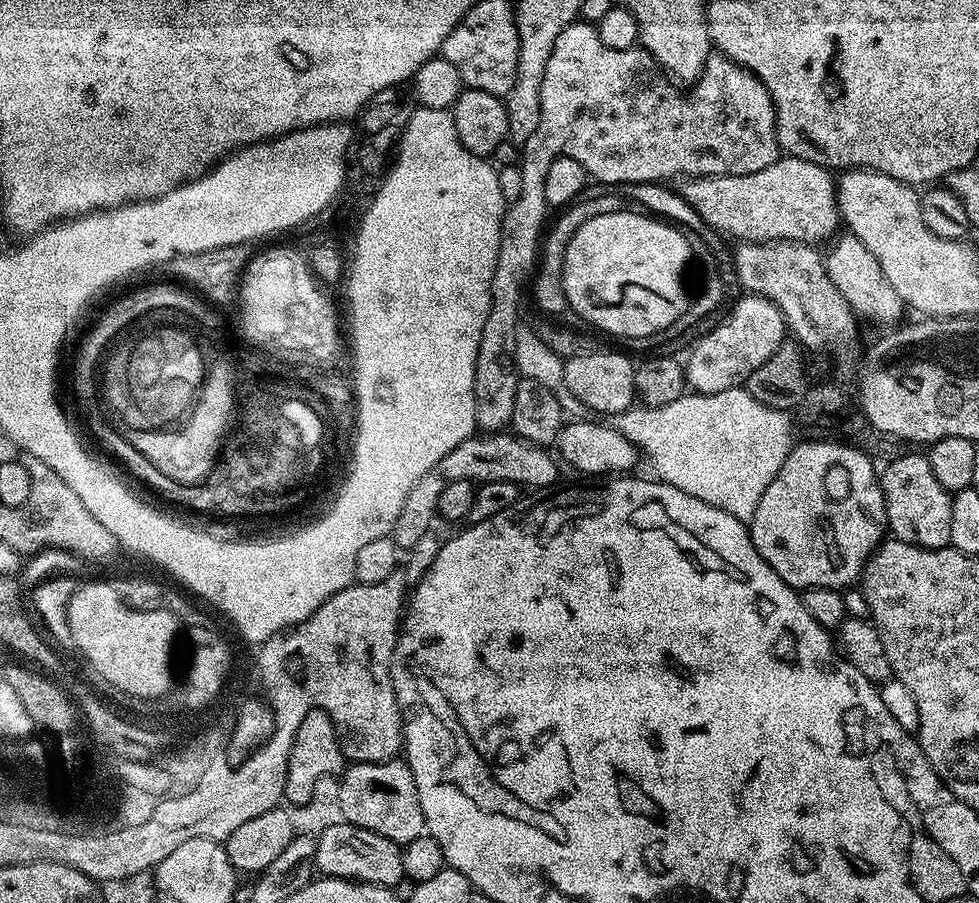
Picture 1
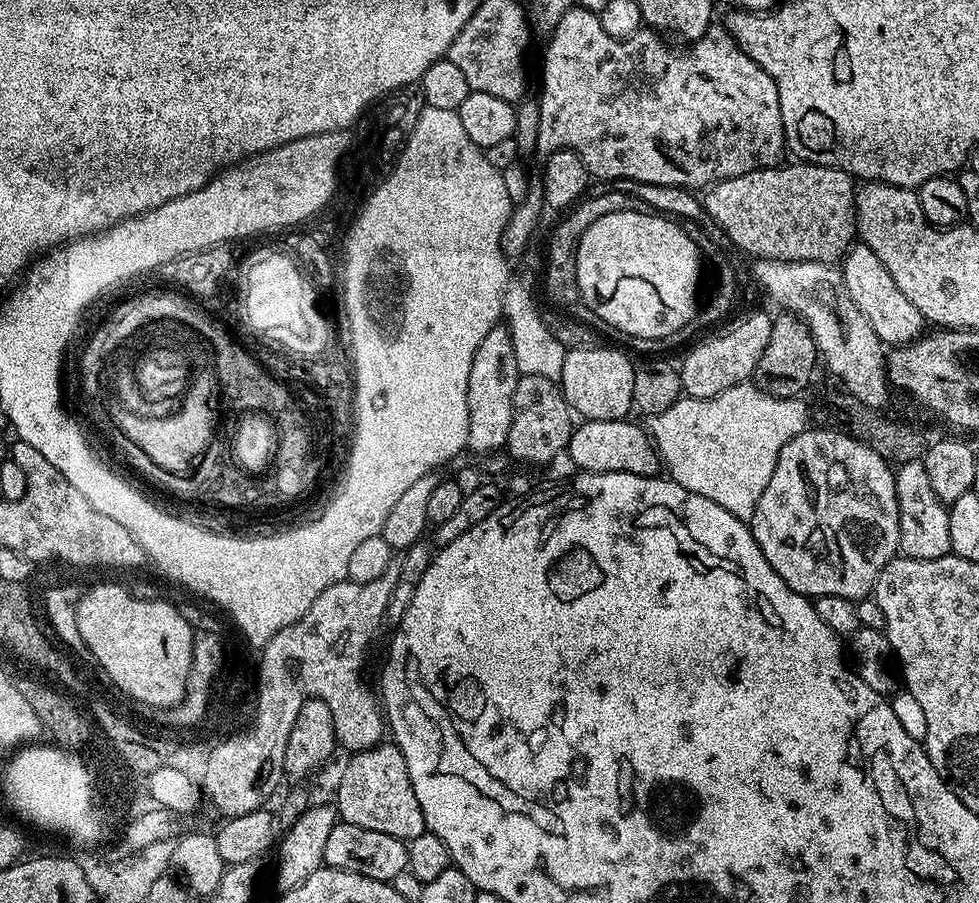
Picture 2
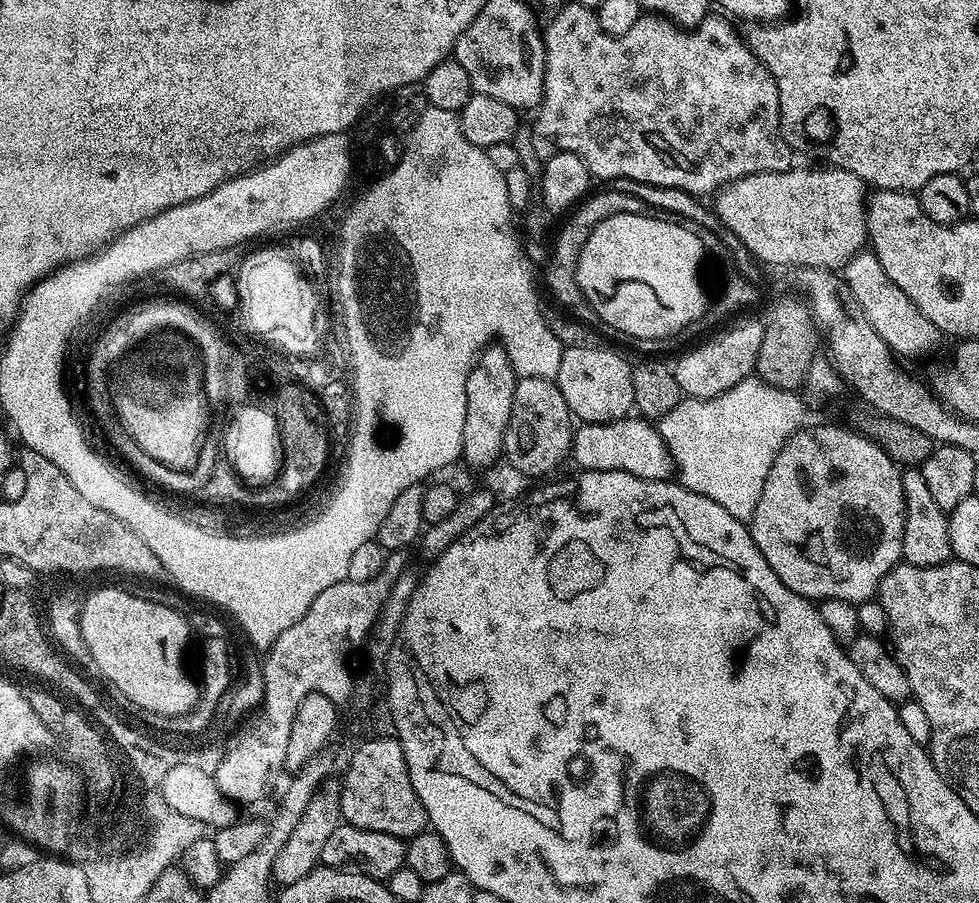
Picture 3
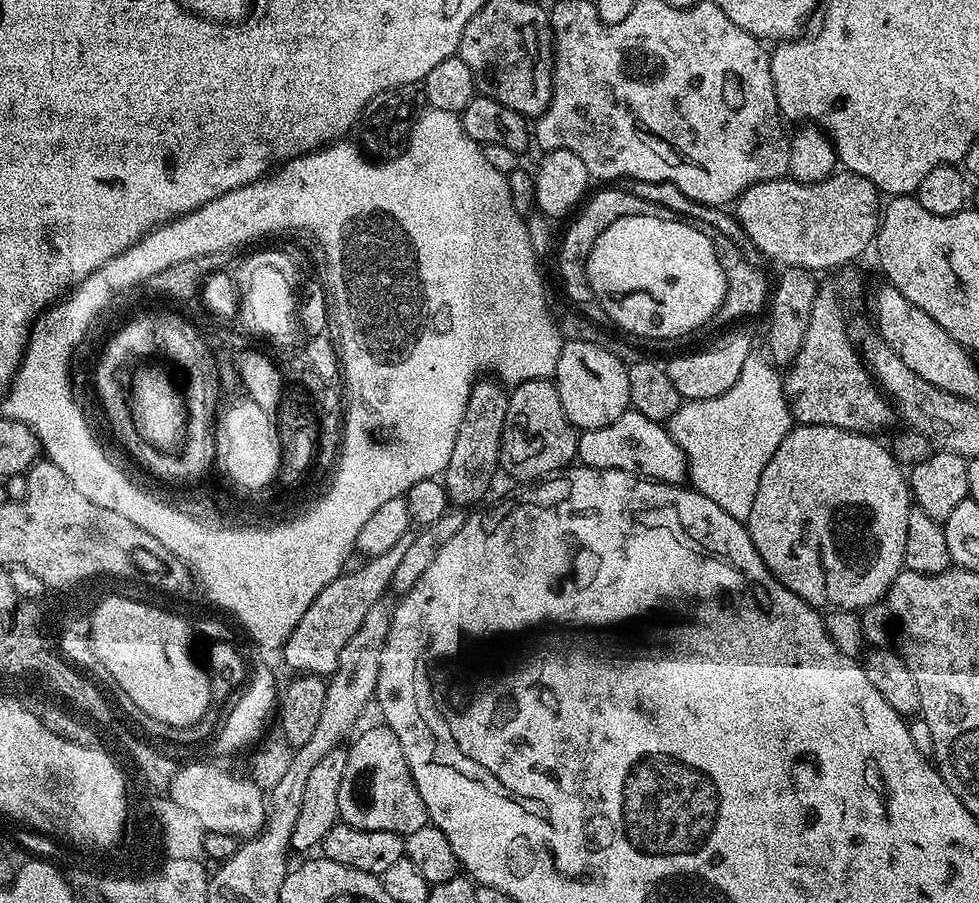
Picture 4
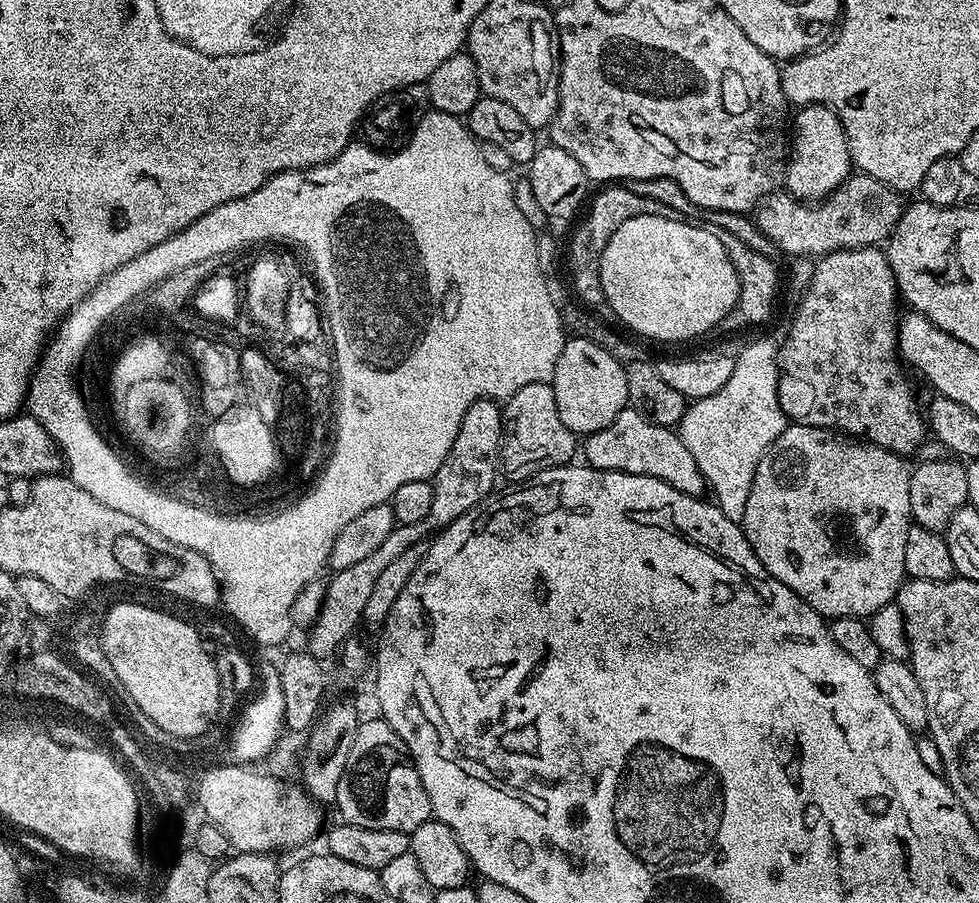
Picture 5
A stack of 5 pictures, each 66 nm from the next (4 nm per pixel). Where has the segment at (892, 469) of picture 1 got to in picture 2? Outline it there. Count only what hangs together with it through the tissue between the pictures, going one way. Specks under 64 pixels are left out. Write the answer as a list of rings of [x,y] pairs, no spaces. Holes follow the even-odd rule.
[[[923,459],[906,462],[895,469],[898,494],[898,526],[900,527],[900,552],[910,558],[933,560],[949,555],[950,518],[948,508],[934,494],[930,478],[926,478]]]

